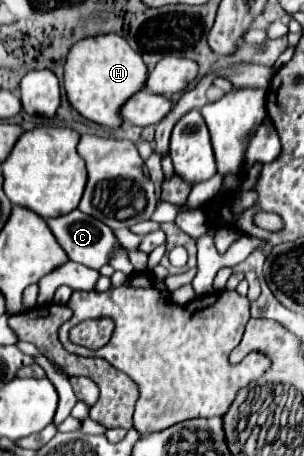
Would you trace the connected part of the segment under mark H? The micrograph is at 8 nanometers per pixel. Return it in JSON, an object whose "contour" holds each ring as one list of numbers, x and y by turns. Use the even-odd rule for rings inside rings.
{"contour":[[108,33,108,35,82,39,70,47,70,53,64,63,64,89,66,89,66,97,68,97,70,105,84,119,94,121,104,127,118,127,122,123,122,119,118,117,118,109,126,103,128,97,132,97,136,91,142,89,146,73,148,73,148,69,146,69,142,57,138,57,138,53,134,53,134,49,130,49,130,45,120,35]]}

